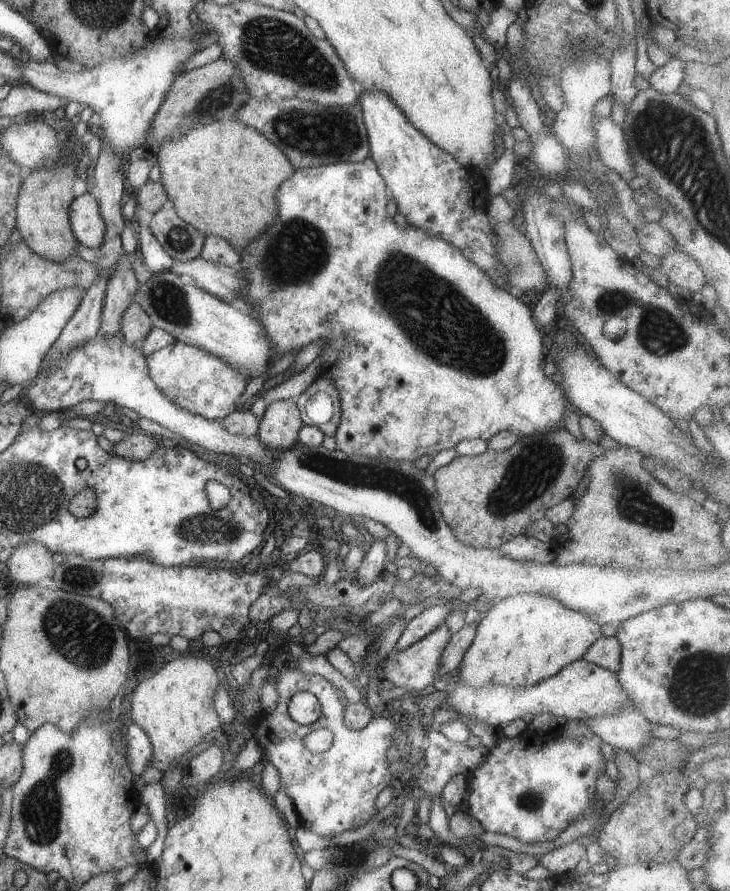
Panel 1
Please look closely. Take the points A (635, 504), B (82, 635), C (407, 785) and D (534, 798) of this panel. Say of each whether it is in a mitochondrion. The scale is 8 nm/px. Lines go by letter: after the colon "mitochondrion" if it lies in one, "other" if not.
A: mitochondrion
B: mitochondrion
C: other
D: mitochondrion

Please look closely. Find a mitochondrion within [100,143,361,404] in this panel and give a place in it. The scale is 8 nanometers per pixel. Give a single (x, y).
(298, 252)

